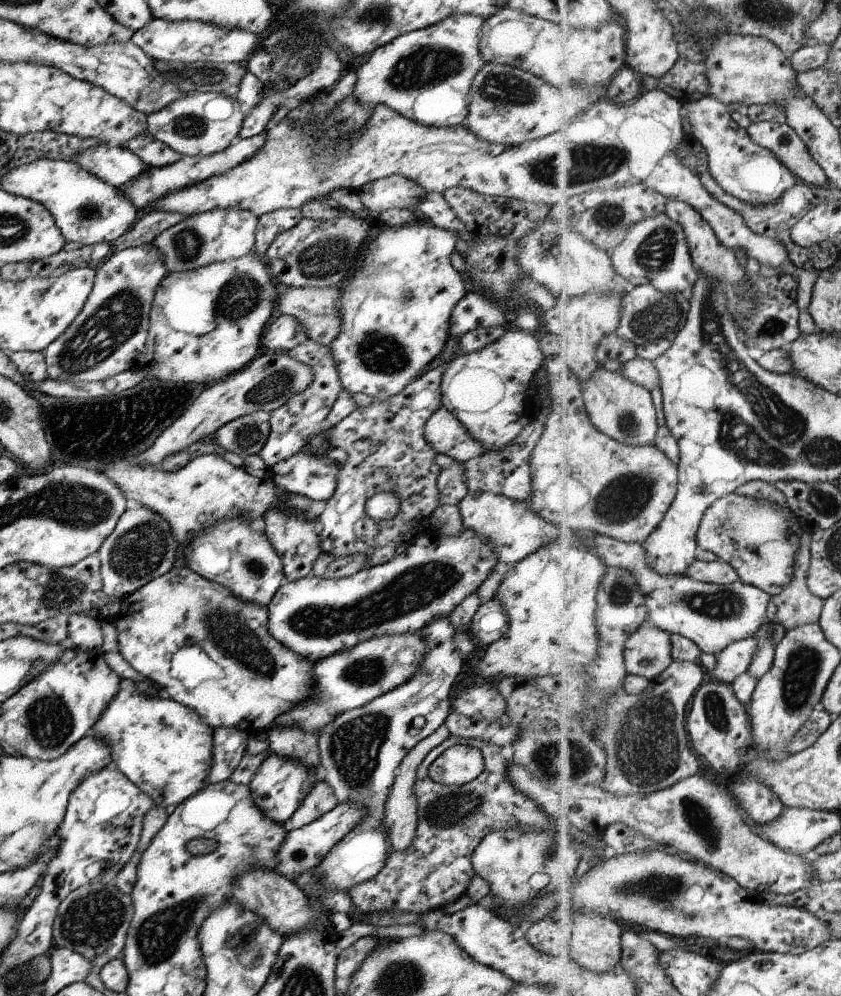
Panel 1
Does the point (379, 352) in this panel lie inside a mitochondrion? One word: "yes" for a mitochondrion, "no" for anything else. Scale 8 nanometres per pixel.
yes

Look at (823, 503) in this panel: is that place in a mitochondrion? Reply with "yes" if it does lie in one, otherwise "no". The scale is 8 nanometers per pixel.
yes

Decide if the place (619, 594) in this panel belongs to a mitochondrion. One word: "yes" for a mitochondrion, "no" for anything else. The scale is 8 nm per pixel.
yes

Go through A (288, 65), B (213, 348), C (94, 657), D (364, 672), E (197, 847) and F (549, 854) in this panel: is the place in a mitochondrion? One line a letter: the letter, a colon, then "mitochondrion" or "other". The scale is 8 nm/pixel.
A: mitochondrion
B: other
C: other
D: mitochondrion
E: mitochondrion
F: mitochondrion

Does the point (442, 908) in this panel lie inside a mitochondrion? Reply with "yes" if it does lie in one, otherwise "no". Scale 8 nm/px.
no

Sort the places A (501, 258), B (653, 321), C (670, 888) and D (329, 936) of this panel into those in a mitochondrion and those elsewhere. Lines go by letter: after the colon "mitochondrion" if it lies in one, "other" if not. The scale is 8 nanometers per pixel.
A: other
B: mitochondrion
C: mitochondrion
D: other

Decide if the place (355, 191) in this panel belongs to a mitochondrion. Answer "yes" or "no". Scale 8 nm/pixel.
no

